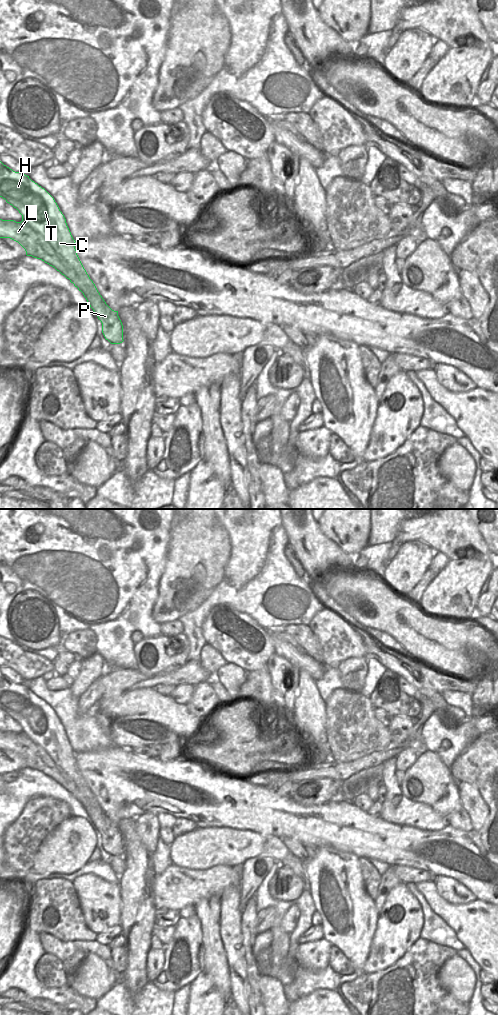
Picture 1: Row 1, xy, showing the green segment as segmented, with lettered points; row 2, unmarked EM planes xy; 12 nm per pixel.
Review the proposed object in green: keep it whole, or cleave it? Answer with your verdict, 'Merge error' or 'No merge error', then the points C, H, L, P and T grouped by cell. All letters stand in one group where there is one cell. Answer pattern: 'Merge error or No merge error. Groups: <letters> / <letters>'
Merge error. Groups: C H P T / L.

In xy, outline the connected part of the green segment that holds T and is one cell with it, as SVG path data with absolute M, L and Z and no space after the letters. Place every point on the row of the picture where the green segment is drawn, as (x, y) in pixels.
M0 161L0 197L16 208L35 232L41 234L57 255L80 276L87 288L83 293L102 323L102 333L111 344L123 340L123 325L118 311L112 310L84 269L75 249L75 240L54 198L23 172L15 172Z

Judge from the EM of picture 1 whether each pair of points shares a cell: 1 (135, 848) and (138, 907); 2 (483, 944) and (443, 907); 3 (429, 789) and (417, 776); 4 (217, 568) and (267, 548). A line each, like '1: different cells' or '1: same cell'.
1: same cell
2: same cell
3: same cell
4: different cells

